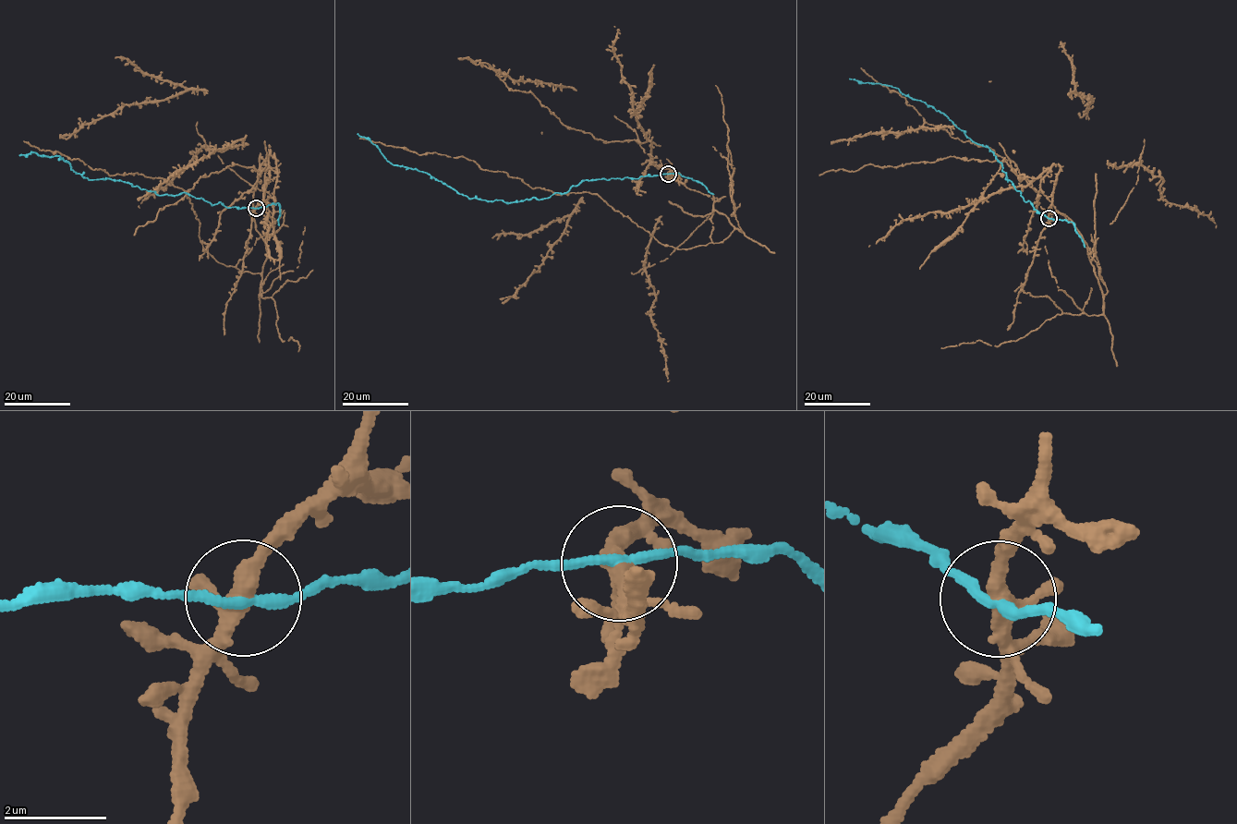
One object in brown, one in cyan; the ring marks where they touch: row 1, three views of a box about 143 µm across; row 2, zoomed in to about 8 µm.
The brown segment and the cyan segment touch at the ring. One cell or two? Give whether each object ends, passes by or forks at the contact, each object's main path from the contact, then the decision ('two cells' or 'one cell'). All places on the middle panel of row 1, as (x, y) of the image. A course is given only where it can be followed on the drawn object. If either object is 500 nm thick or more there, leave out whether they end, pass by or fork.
brown forks; cyan passes by; course brown (668, 174), (714, 199), (733, 225), (728, 236), (678, 249), (596, 194), (555, 194), (459, 157), (359, 139); course cyan (668, 174), (581, 180), (565, 192), (542, 199), (490, 201), (469, 199), (427, 174), (392, 164), (357, 133); one cell

